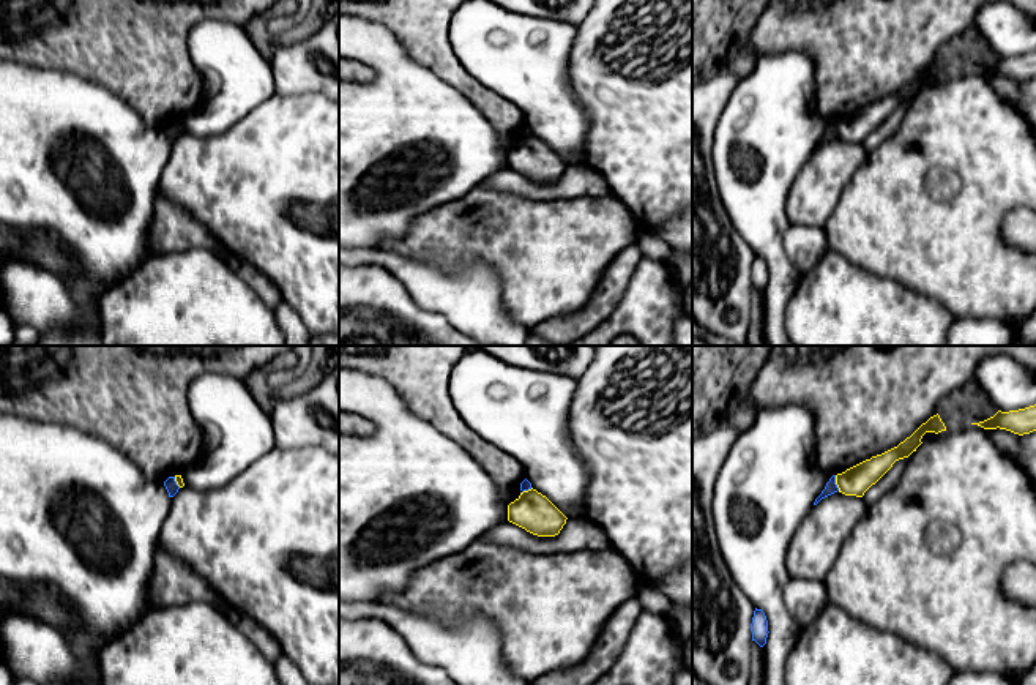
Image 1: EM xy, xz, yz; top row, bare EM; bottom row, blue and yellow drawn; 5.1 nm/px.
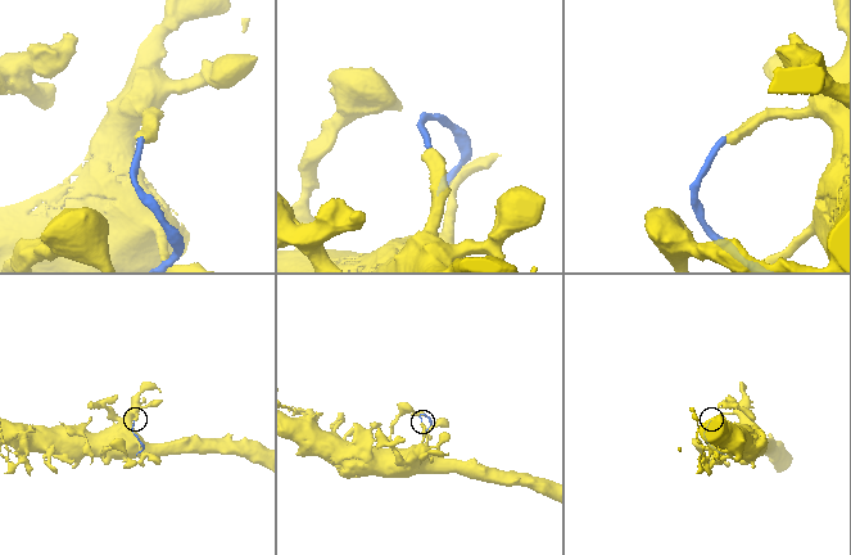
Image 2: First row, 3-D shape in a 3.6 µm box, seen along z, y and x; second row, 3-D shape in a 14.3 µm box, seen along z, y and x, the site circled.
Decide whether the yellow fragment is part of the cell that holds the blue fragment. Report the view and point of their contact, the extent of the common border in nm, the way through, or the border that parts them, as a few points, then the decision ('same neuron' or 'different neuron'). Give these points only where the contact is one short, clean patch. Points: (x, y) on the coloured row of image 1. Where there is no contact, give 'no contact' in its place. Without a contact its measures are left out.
meets blue in yz at (834, 483); contact 80 nm long; different neuron

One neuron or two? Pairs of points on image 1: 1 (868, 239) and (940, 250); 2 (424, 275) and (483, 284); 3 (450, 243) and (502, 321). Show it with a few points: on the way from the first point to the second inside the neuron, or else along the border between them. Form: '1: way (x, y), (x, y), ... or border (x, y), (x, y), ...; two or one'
1: way (885, 239), (923, 240); one
2: way (439, 284), (469, 284); one
3: border (426, 258), (451, 270), (484, 259), (499, 272); two

